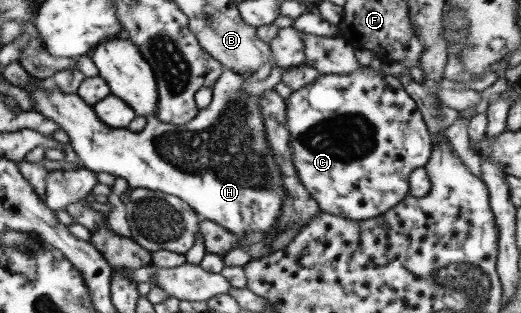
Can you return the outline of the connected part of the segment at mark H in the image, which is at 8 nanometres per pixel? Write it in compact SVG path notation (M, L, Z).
M226 69L222 72L222 75L217 79L215 86L212 88L213 96L211 103L205 109L201 109L191 122L183 125L167 124L165 122L161 122L155 115L149 114L145 116L145 128L137 133L130 131L128 128L115 129L107 126L106 124L103 124L103 122L101 122L99 117L95 114L93 107L89 103L86 103L77 93L64 93L62 90L59 90L59 87L55 86L54 83L43 79L41 80L44 81L44 85L35 86L32 83L28 83L21 87L23 90L25 90L25 92L29 92L29 94L31 94L30 97L32 98L34 110L39 114L42 114L45 118L56 122L60 126L60 129L64 130L64 132L68 134L71 148L73 148L75 153L77 153L79 162L84 166L84 168L93 170L95 173L108 172L115 178L125 178L125 180L128 182L128 186L132 189L141 187L175 195L176 197L181 198L181 200L184 200L189 206L191 206L191 208L199 216L203 216L203 218L207 220L212 220L213 222L219 223L224 229L235 233L240 238L240 248L247 251L252 259L258 259L259 257L268 254L269 245L271 242L273 242L273 239L275 239L281 233L276 230L275 221L281 214L281 207L283 201L286 199L286 192L283 186L279 167L275 165L275 155L273 155L273 152L271 152L270 144L268 143L268 140L266 140L266 134L264 131L264 124L261 114L262 110L260 110L260 106L258 106L258 96L249 96L247 98L247 95L241 95L239 88L241 88L241 86L243 86L247 80L244 80L242 76L239 76L237 72L231 69Z

